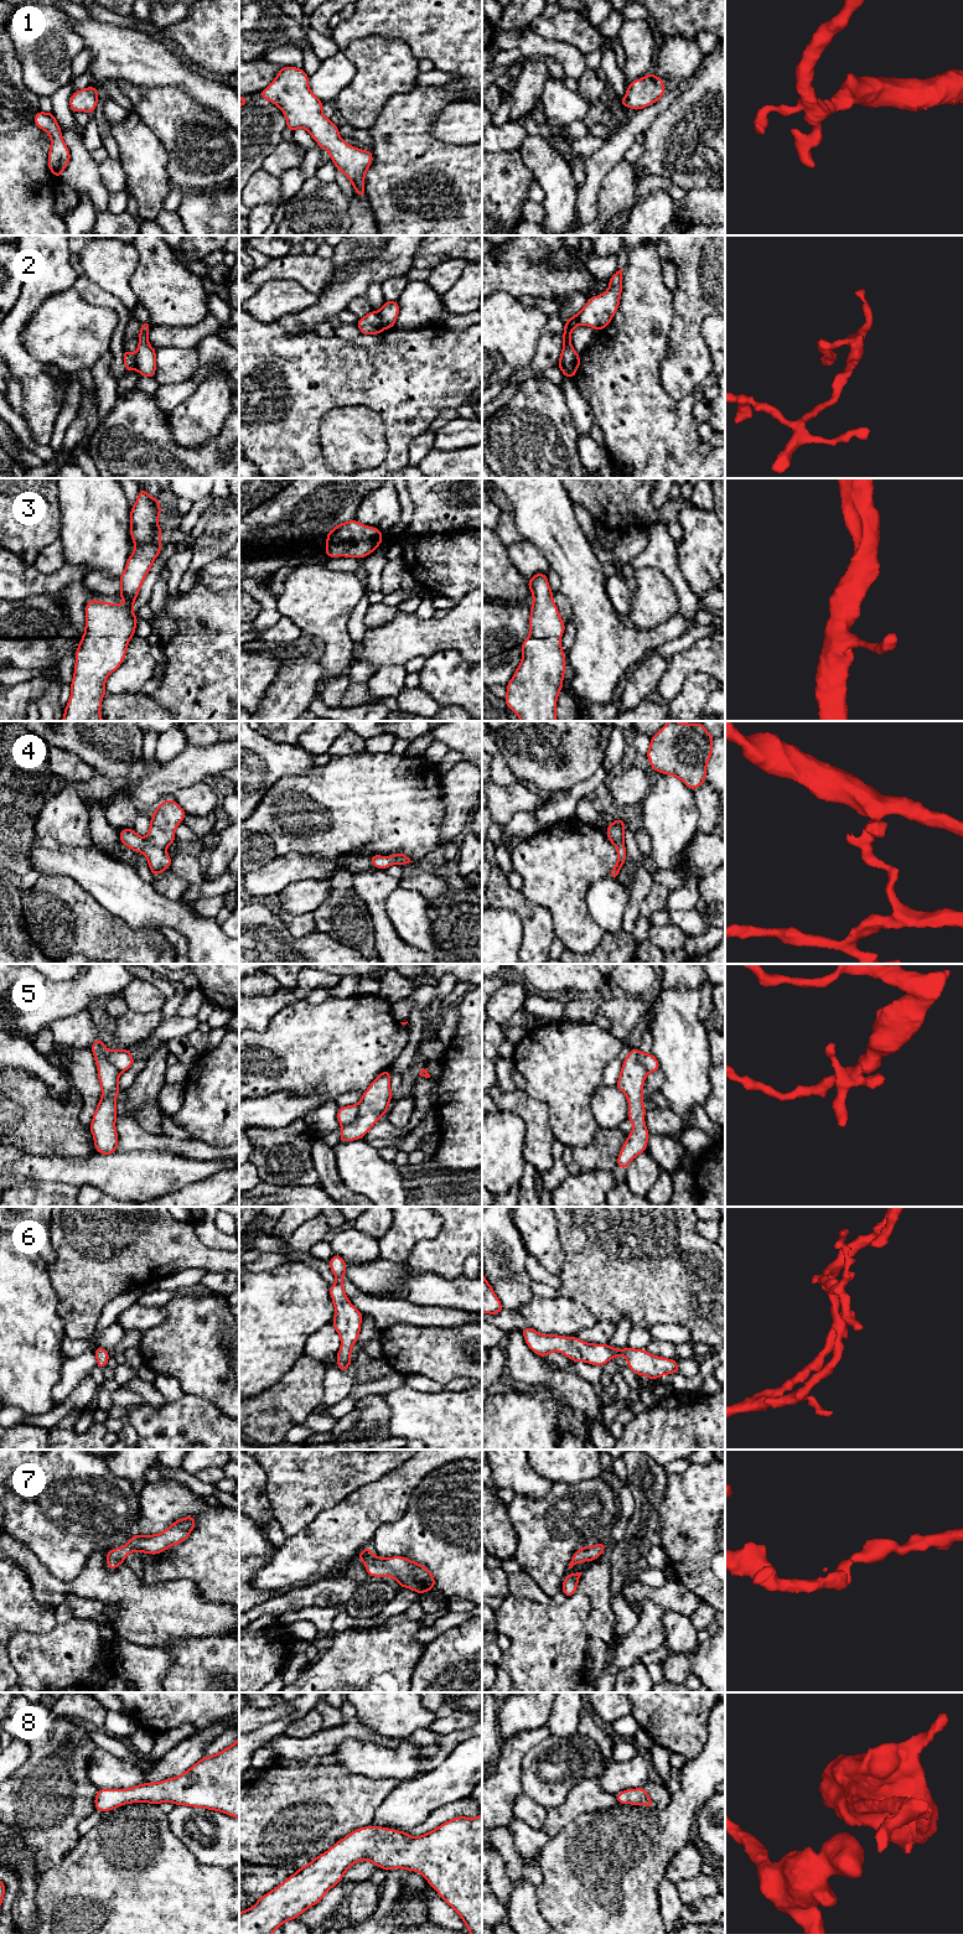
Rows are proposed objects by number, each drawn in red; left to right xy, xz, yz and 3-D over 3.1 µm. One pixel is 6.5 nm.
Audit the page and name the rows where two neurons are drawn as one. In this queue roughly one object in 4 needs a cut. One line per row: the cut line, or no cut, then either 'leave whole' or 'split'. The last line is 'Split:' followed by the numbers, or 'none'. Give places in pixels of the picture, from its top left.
1: no cut | leave whole
2: xz (377, 312), (384, 327) | split
3: no cut | leave whole
4: xy (144, 839), (151, 845), (164, 848) | split
5: no cut | leave whole
6: no cut | leave whole
7: no cut | leave whole
8: no cut | leave whole
Split: 2, 4

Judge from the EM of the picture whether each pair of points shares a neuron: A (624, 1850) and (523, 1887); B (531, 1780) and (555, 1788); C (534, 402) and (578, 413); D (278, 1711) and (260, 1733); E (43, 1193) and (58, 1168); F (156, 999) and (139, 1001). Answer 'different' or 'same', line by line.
A: different
B: same
C: different
D: different
E: different
F: same

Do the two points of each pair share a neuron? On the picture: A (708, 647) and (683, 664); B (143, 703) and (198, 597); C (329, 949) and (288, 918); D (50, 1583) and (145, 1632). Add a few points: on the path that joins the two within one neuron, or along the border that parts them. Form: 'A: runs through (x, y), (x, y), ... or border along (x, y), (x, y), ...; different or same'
A: runs through (702, 653), (689, 663); same
B: border along (150, 695), (166, 708); different
C: border along (281, 919), (285, 928), (295, 937), (315, 931); different
D: runs through (76, 1587), (110, 1587), (129, 1606); same

